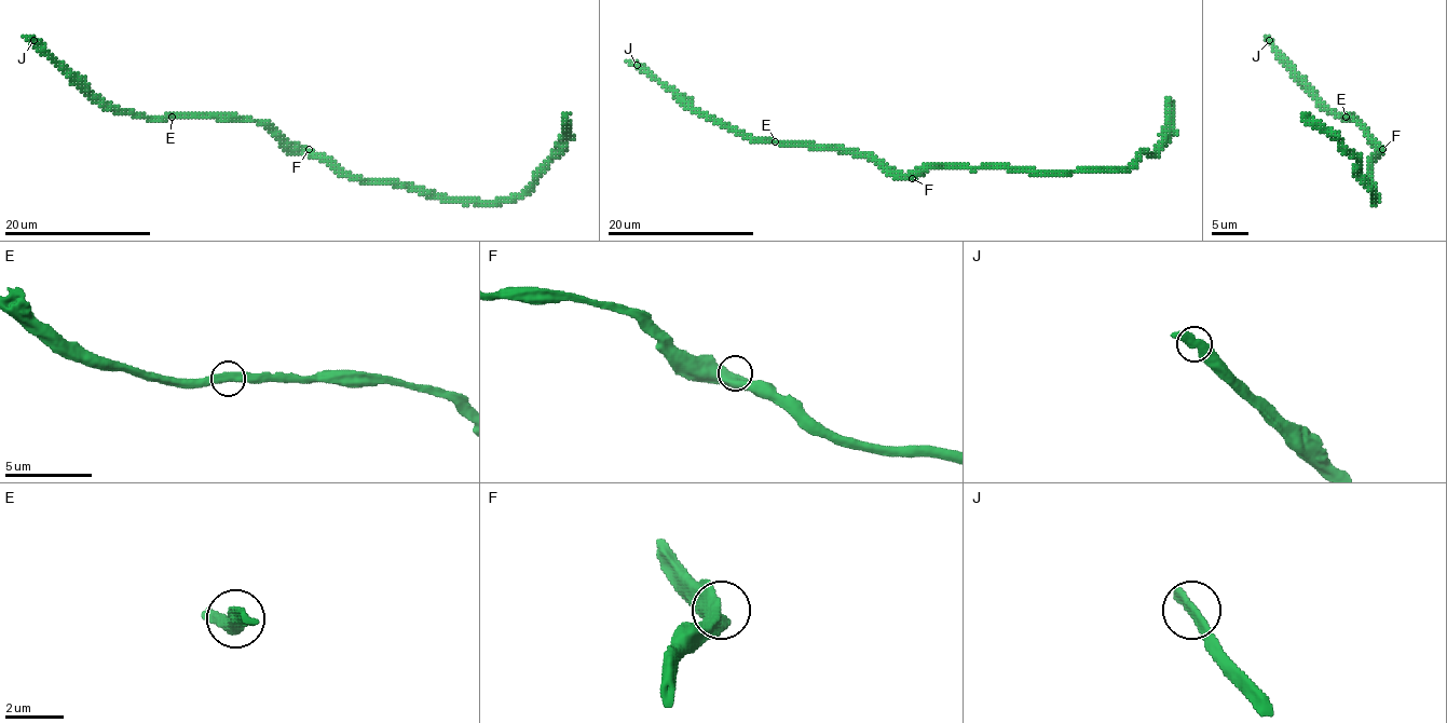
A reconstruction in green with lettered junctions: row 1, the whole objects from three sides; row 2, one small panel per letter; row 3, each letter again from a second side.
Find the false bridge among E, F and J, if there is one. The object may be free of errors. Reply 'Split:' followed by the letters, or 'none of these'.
Split: none of these

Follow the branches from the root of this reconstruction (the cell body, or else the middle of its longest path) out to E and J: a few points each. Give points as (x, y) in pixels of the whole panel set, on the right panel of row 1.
E: (1377, 154), (1378, 148), (1352, 118), (1346, 117)
J: (1377, 154), (1378, 148), (1359, 123), (1352, 118), (1341, 118), (1333, 112), (1294, 73), (1270, 41)

